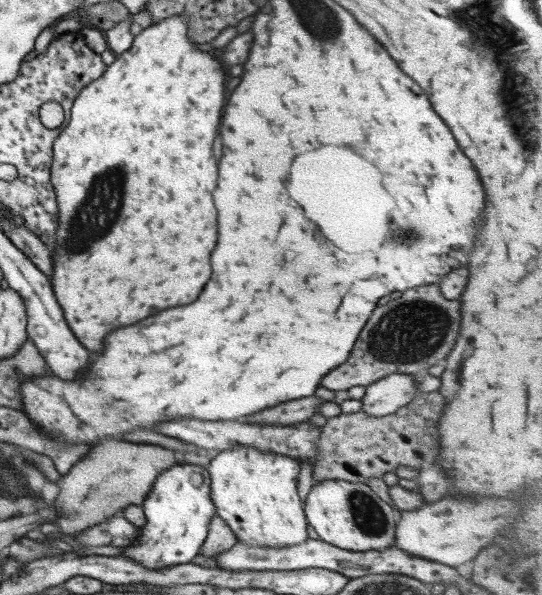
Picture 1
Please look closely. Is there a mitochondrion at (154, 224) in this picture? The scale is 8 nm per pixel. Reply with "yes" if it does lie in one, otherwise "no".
no

